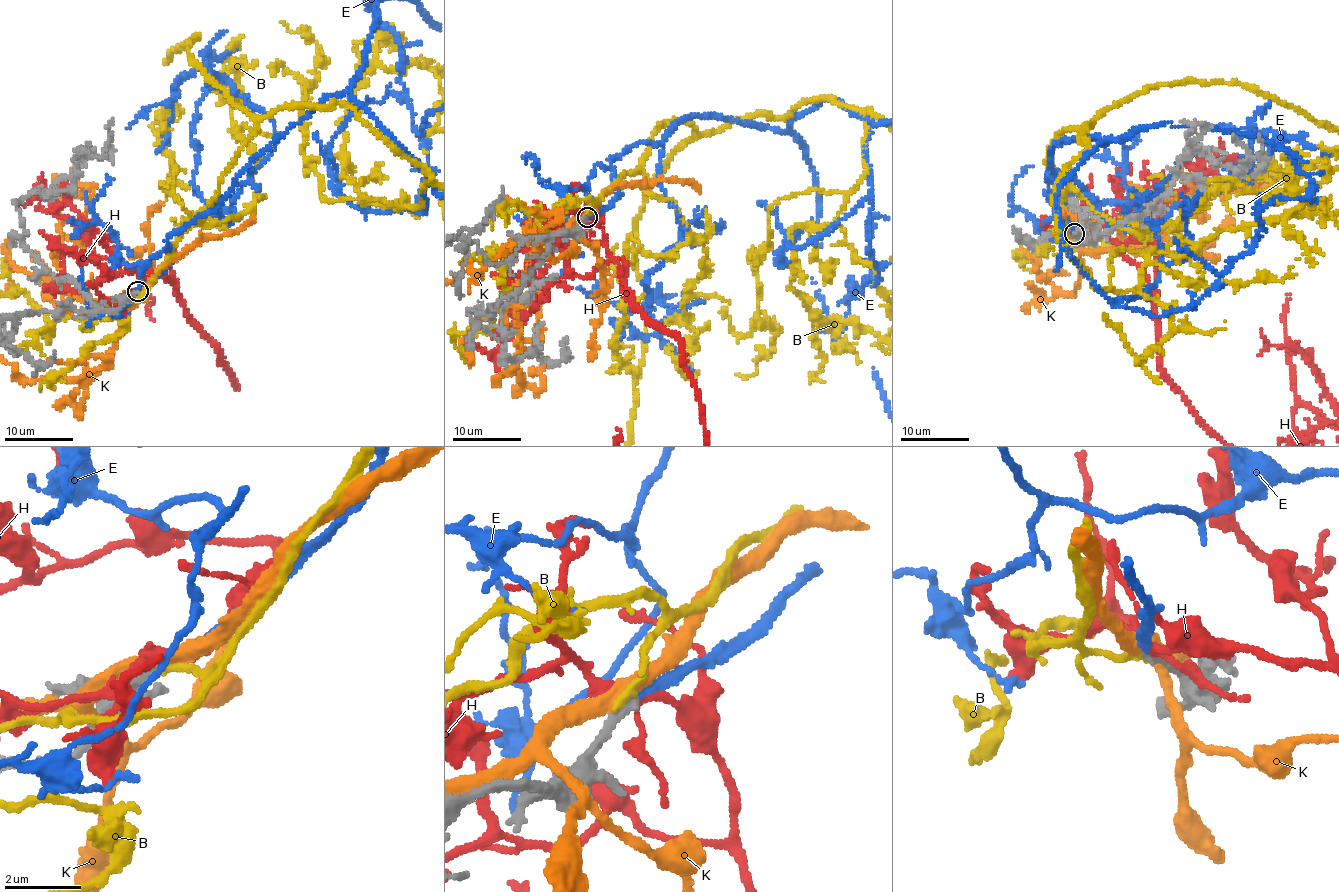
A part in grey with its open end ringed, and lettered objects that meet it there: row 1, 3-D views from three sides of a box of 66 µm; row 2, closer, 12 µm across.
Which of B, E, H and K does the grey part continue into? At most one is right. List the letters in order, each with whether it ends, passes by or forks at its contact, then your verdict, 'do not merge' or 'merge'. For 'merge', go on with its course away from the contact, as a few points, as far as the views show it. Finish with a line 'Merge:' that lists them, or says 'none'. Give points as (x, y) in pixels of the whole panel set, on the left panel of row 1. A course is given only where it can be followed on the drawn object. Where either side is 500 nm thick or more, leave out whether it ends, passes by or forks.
B: it ends there; do not merge
E: it ends there; merge
H: it forks there; do not merge
K: it passes by; do not merge
Merge: E

